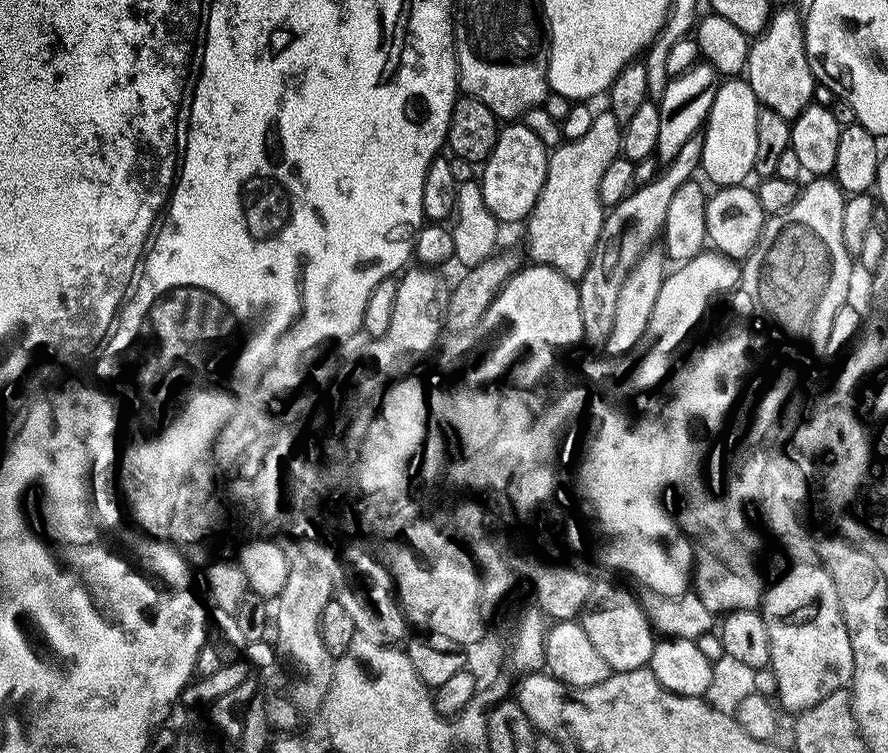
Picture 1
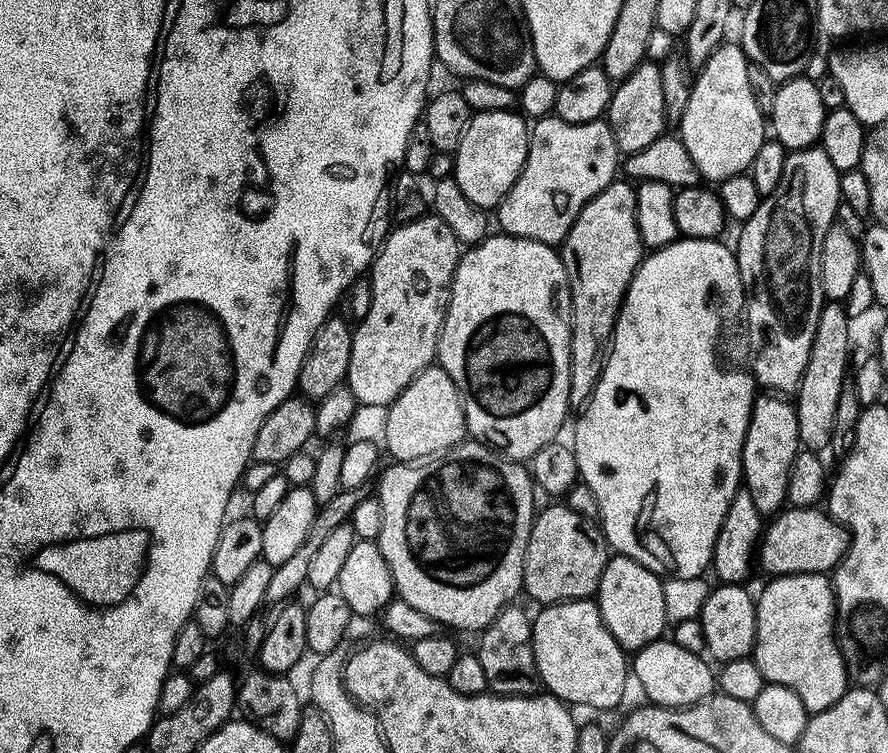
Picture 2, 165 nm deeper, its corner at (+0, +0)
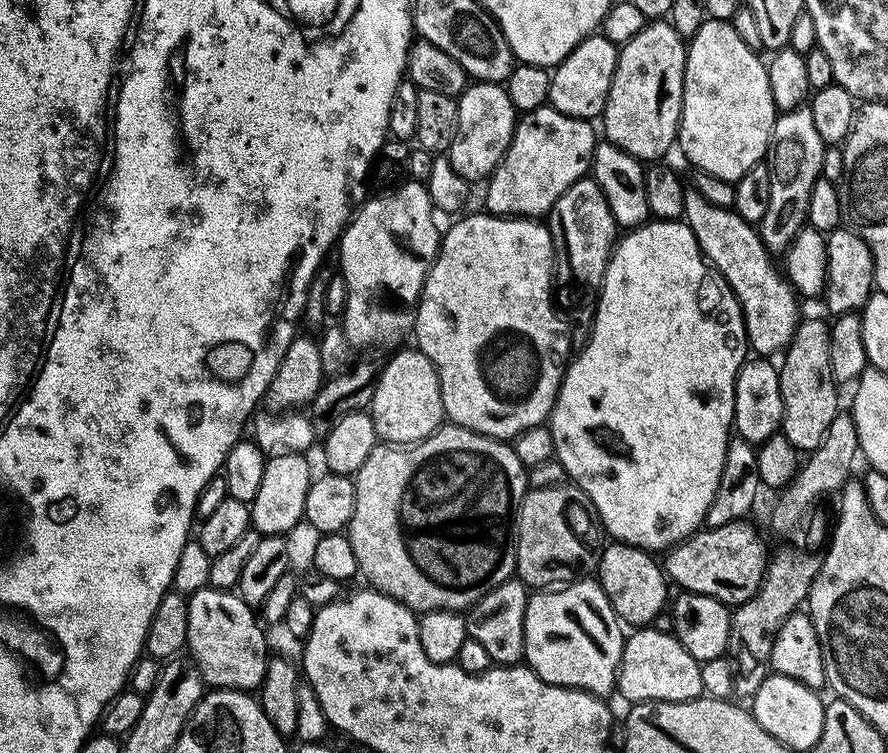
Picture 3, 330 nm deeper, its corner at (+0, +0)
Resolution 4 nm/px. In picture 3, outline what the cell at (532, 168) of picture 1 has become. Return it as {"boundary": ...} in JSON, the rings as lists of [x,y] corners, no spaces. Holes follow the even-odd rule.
{"boundary":[[[483,82],[473,83],[459,96],[458,103],[458,134],[450,153],[451,171],[462,174],[462,178],[469,182],[487,181],[506,158],[512,139],[516,137],[517,110],[507,87]]]}

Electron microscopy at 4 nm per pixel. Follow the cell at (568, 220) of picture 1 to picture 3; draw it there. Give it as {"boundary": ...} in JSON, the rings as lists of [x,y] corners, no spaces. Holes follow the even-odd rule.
{"boundary":[[[545,106],[536,112],[529,112],[517,123],[516,137],[512,139],[506,158],[496,167],[496,172],[487,181],[488,208],[491,215],[501,218],[544,218],[552,207],[574,186],[574,182],[585,179],[591,173],[592,159],[596,153],[598,137],[591,123],[575,120],[558,109]]]}

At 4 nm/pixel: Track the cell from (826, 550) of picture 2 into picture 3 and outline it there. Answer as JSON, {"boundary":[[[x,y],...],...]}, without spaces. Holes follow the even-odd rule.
{"boundary":[[[741,518],[733,523],[718,528],[706,528],[697,532],[689,540],[685,540],[677,548],[671,549],[664,561],[665,575],[684,592],[702,594],[704,597],[712,597],[716,601],[722,601],[729,608],[737,608],[744,605],[757,596],[757,592],[764,583],[767,565],[770,560],[766,544],[759,532],[748,523],[747,519]]]}

